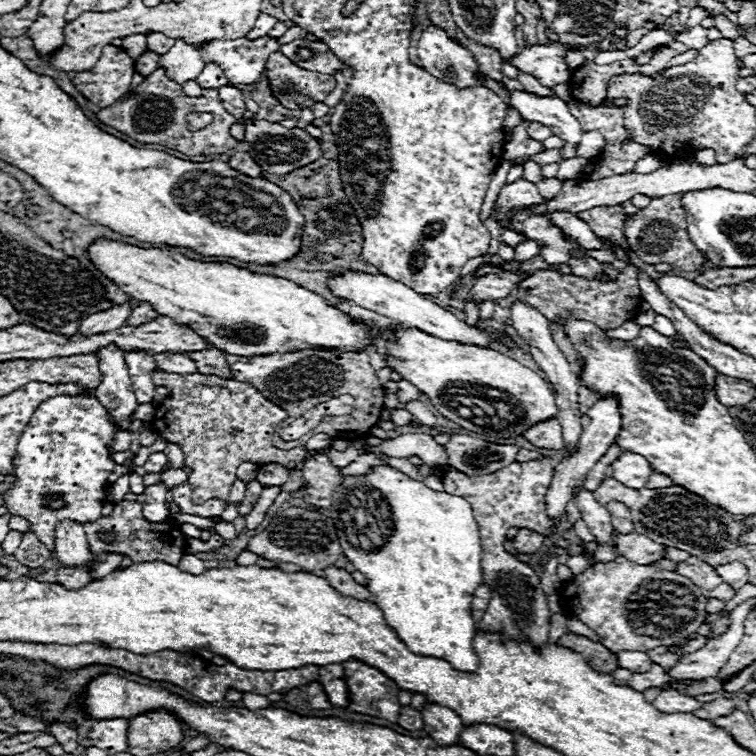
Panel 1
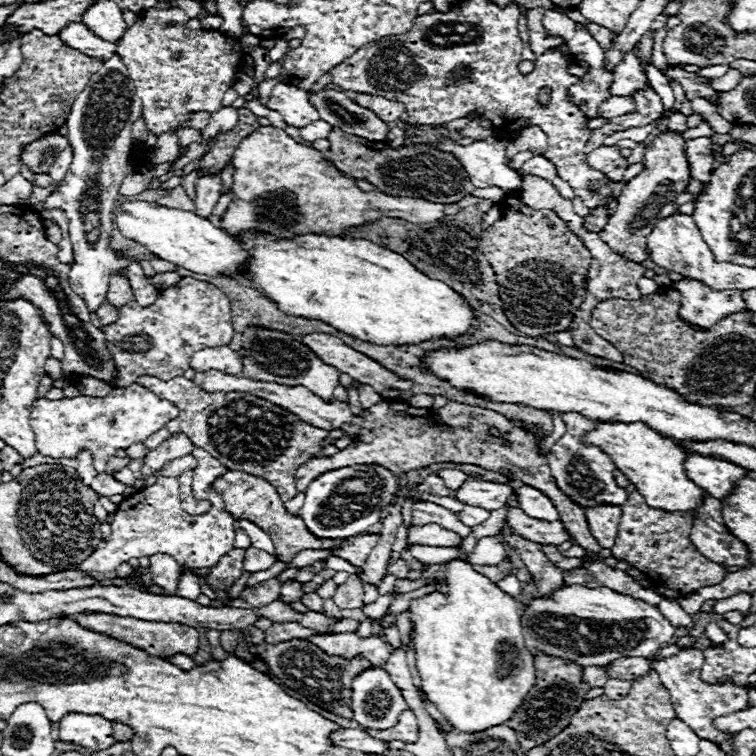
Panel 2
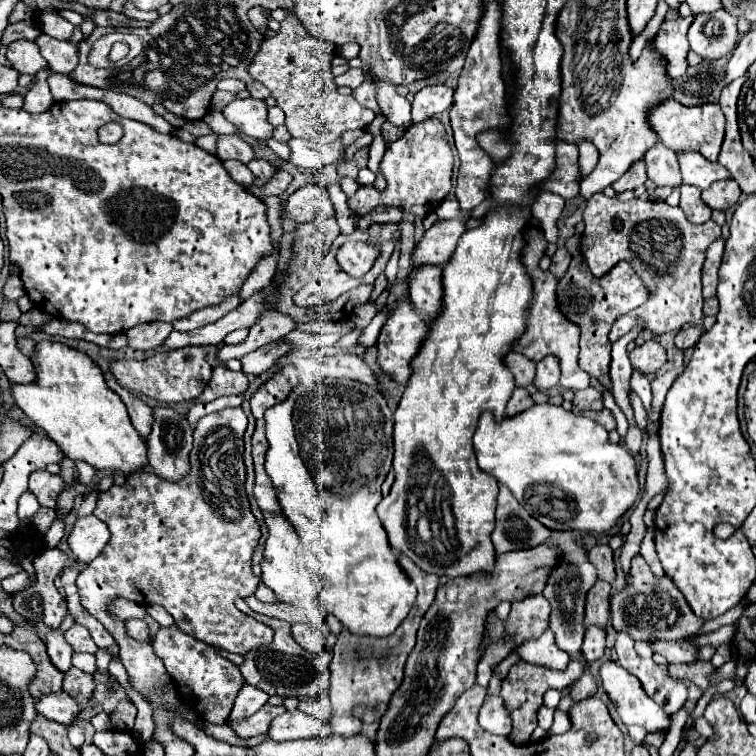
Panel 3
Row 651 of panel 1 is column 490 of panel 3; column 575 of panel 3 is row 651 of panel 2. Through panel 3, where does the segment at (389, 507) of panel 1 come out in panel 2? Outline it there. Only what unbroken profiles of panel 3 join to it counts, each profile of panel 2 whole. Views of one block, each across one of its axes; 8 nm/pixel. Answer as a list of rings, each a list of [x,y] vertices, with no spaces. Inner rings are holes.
[[[450,560],[450,562],[444,562],[444,568],[446,568],[446,578],[442,582],[428,582],[428,584],[444,584],[448,586],[448,594],[442,594],[442,592],[432,592],[432,594],[426,594],[424,598],[414,598],[410,600],[410,606],[408,606],[408,612],[410,612],[410,624],[414,628],[414,654],[416,654],[416,670],[420,674],[420,680],[422,680],[422,690],[426,692],[428,700],[444,714],[444,718],[458,730],[462,732],[480,732],[484,728],[490,728],[494,724],[502,724],[506,720],[512,718],[512,714],[516,712],[516,708],[522,704],[524,696],[528,694],[528,690],[532,688],[532,682],[536,680],[536,668],[534,668],[534,656],[528,652],[528,648],[524,646],[524,636],[522,636],[522,628],[520,628],[520,610],[518,610],[518,604],[516,600],[502,592],[494,582],[490,582],[484,574],[476,572],[472,568],[472,564],[464,562],[464,560]]]

